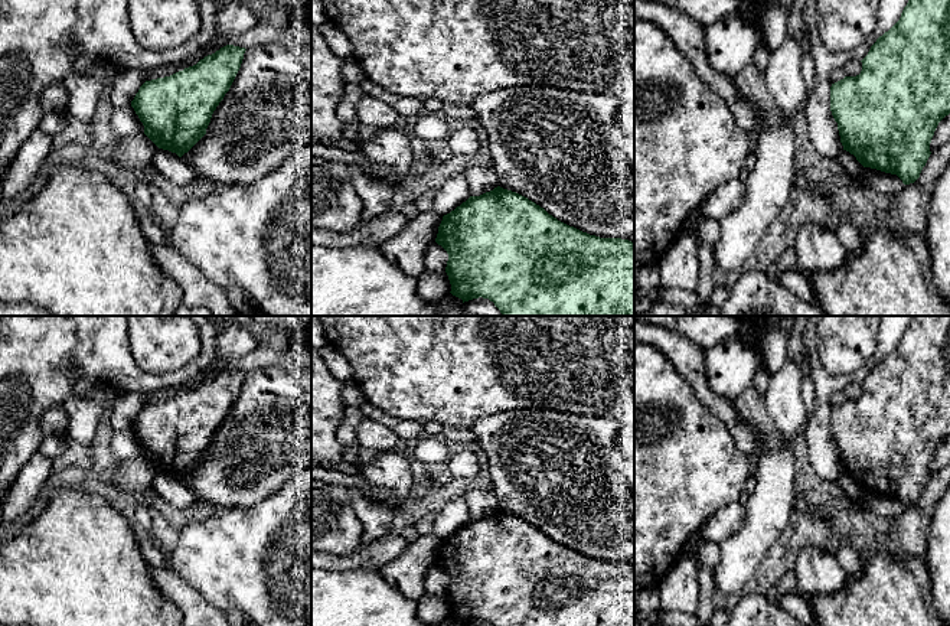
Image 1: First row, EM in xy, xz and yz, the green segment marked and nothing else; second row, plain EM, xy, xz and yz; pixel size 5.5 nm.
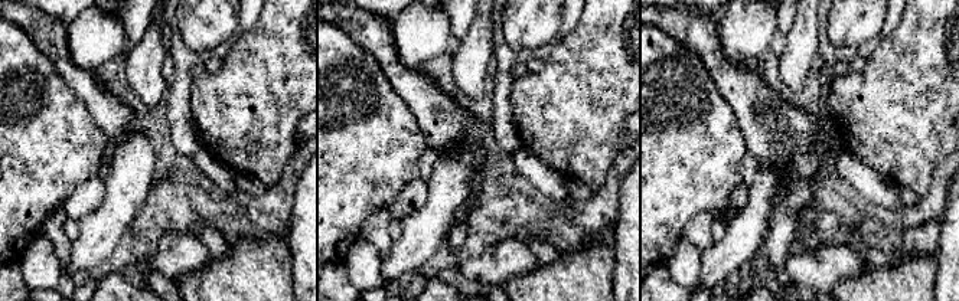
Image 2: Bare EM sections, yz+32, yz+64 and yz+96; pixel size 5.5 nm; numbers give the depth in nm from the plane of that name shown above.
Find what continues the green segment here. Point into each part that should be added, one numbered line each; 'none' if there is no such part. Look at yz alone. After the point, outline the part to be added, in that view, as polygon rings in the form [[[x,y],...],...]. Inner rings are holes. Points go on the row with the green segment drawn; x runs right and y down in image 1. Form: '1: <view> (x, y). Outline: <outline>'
none

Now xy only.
none

